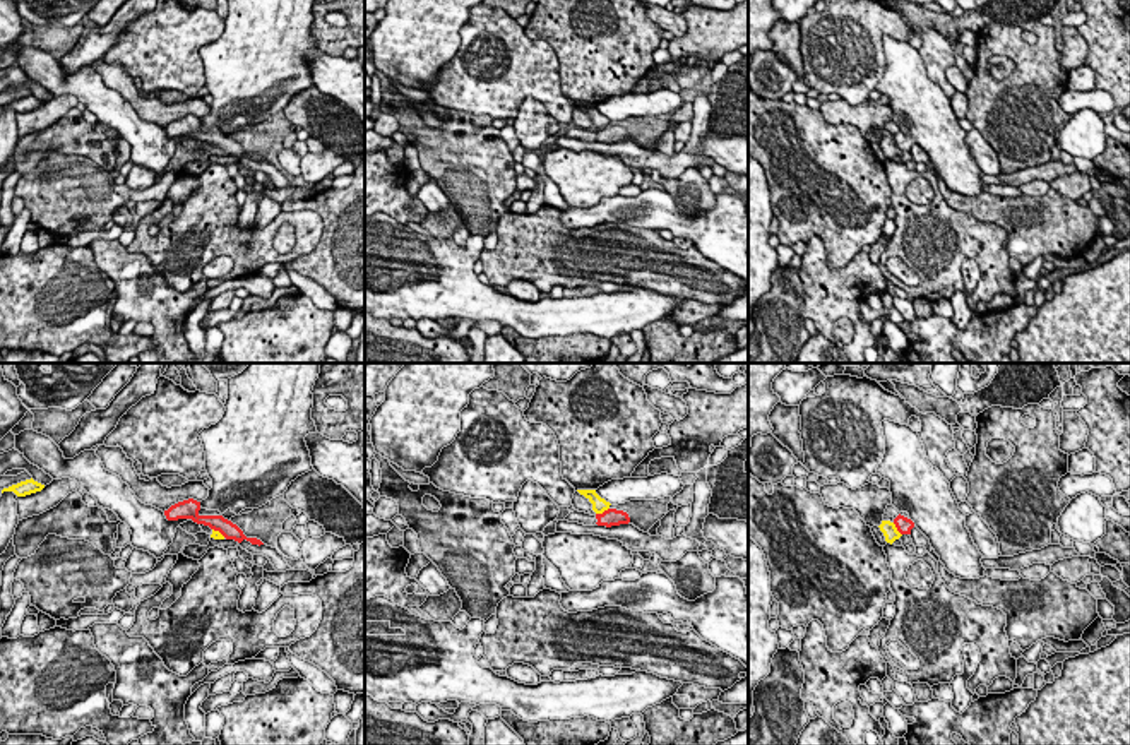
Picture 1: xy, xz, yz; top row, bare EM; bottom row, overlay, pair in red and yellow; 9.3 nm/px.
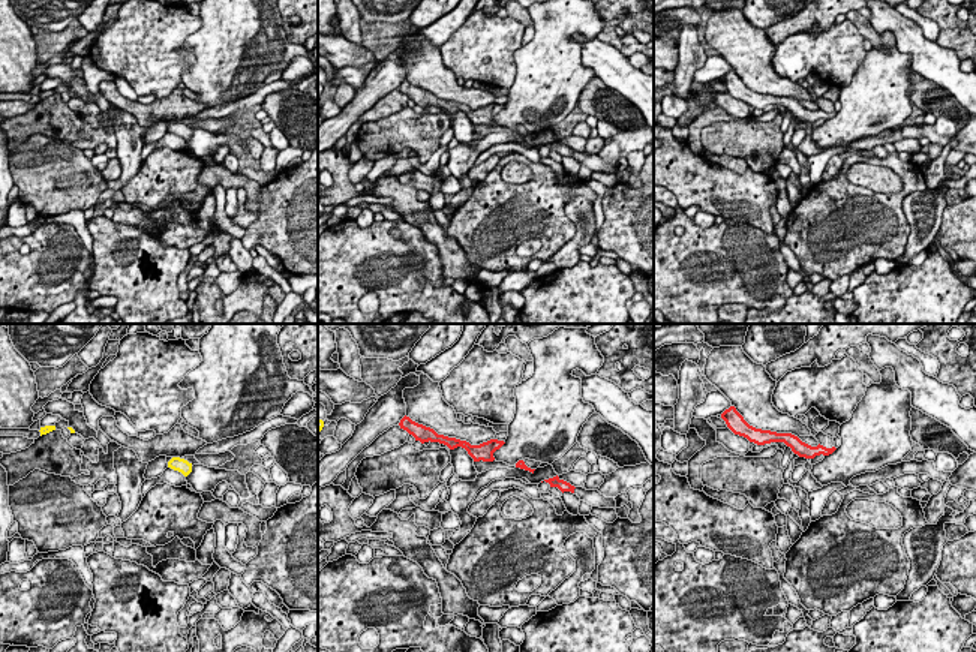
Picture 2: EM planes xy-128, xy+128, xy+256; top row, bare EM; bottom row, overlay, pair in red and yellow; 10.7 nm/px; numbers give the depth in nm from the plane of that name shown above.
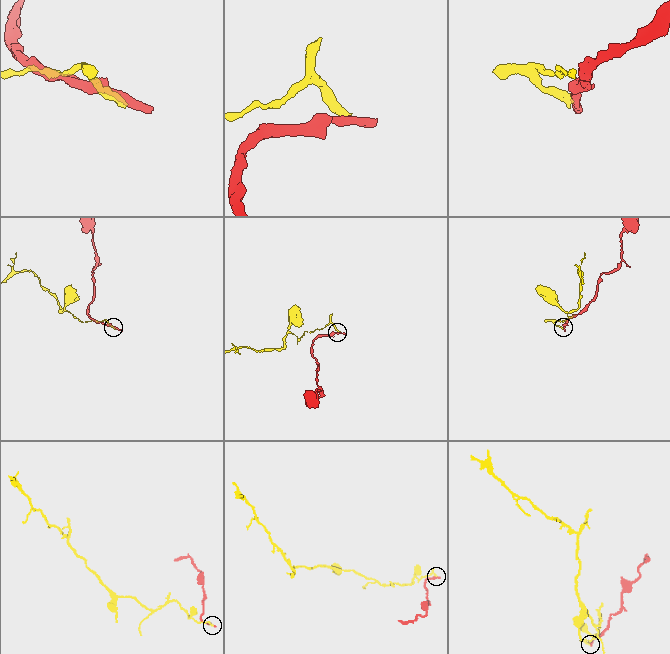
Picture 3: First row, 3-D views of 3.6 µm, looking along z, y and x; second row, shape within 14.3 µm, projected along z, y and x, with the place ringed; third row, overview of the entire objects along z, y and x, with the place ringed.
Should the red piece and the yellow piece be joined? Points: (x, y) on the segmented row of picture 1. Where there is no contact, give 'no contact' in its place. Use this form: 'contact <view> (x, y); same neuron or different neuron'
contact xz (603, 512); different neuron

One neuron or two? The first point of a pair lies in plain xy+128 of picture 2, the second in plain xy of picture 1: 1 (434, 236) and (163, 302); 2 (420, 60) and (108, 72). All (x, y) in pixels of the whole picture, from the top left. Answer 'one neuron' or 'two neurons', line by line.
1: one neuron
2: one neuron

